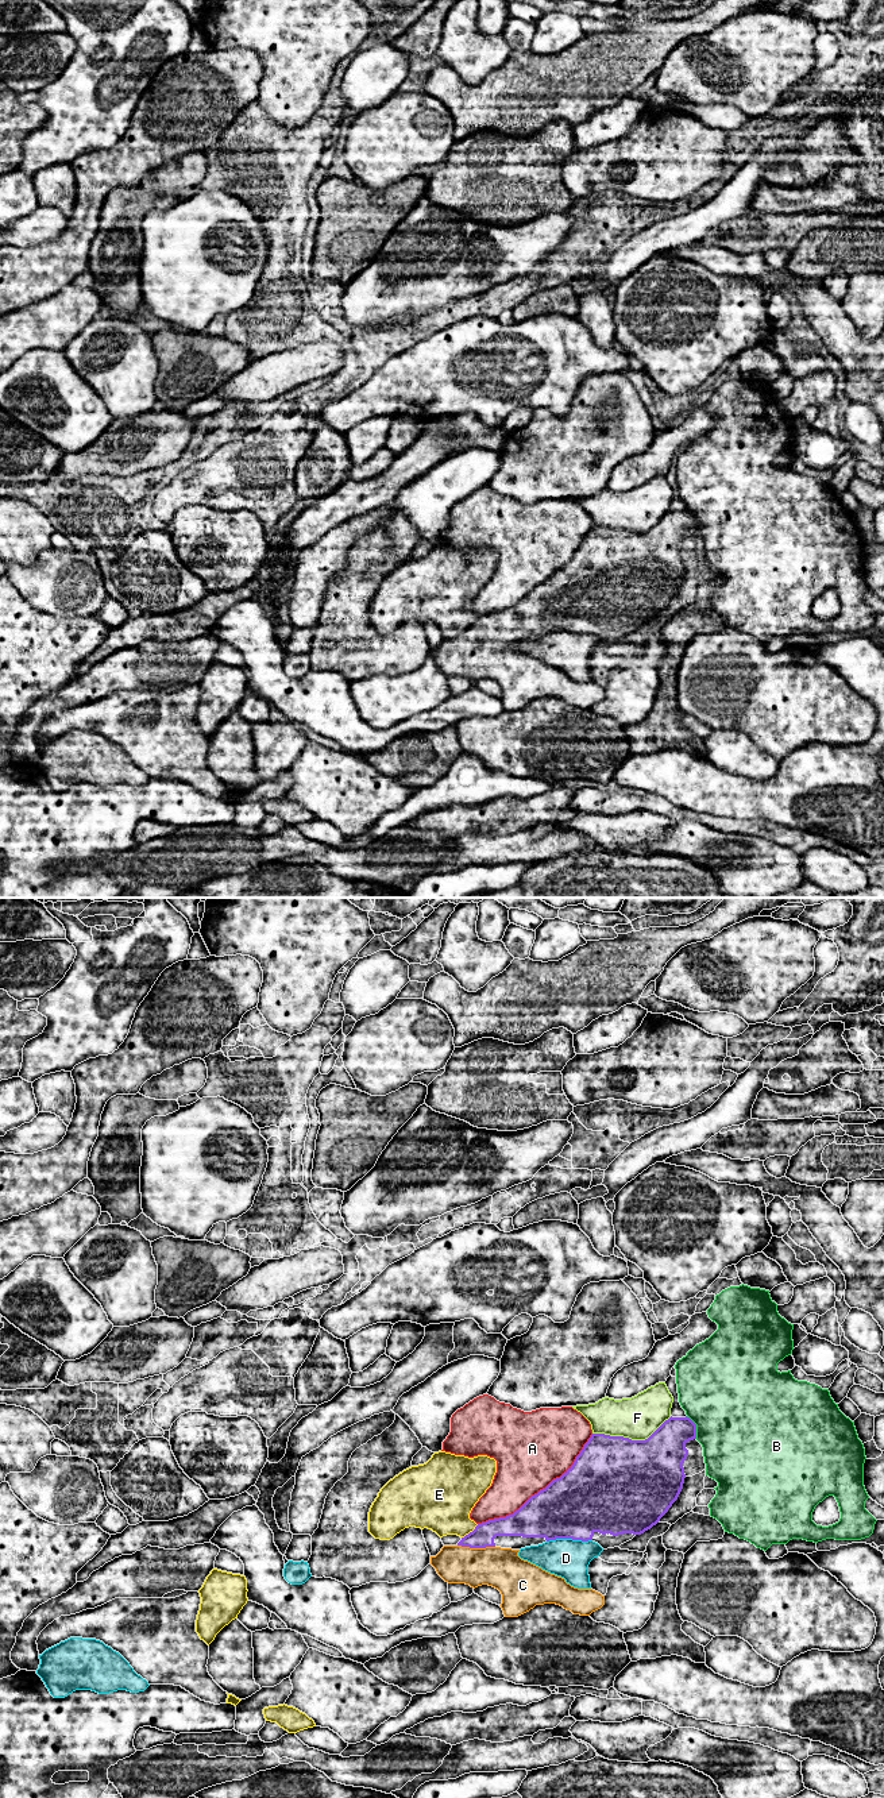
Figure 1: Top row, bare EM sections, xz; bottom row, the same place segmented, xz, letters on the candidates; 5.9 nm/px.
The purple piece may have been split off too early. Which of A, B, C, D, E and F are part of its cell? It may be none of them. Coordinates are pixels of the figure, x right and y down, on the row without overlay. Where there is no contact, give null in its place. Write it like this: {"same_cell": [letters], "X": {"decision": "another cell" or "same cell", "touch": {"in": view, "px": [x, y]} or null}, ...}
{"same_cell": ["C"], "A": {"decision": "another cell", "touch": {"in": "xz", "px": [540, 583]}}, "B": {"decision": "another cell", "touch": {"in": "xz", "px": [695, 520]}}, "C": {"decision": "same cell", "touch": {"in": "xz", "px": [477, 640]}}, "D": {"decision": "another cell", "touch": {"in": "xz", "px": [568, 631]}}, "E": {"decision": "another cell", "touch": {"in": "xz", "px": [470, 625]}}, "F": {"decision": "another cell", "touch": {"in": "xz", "px": [630, 532]}}}

